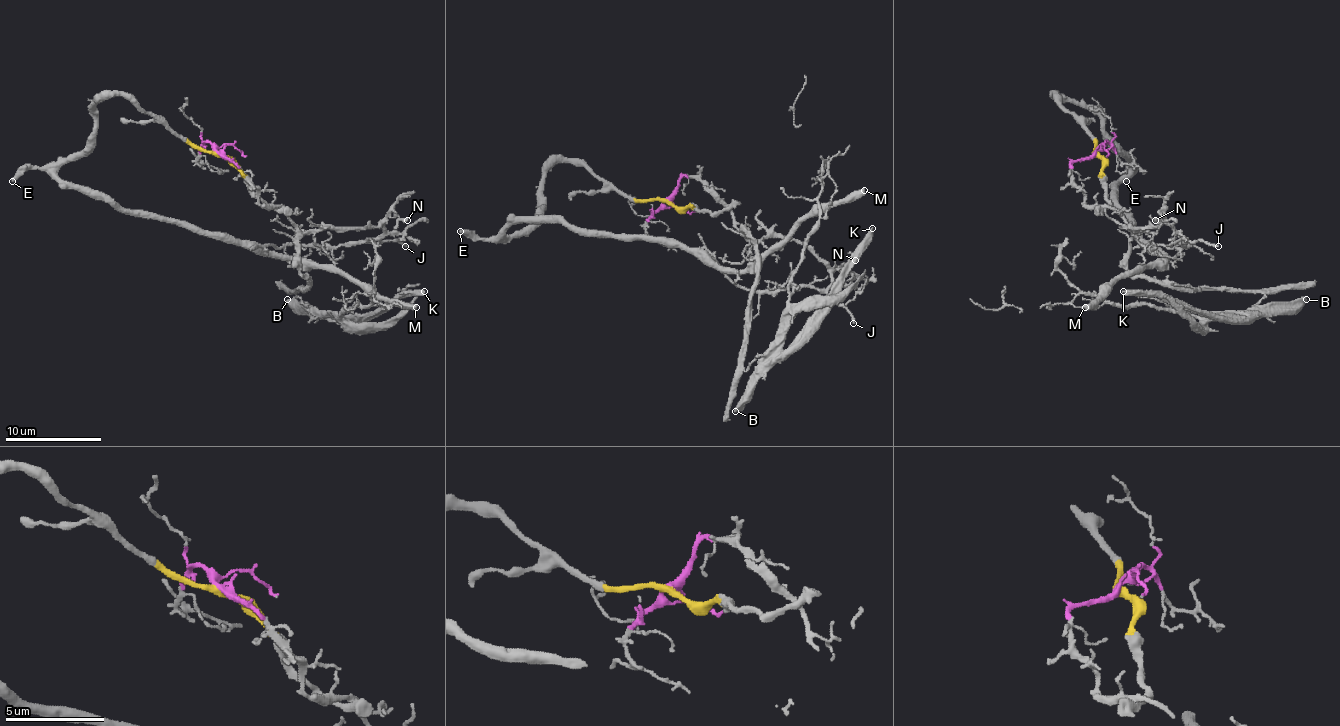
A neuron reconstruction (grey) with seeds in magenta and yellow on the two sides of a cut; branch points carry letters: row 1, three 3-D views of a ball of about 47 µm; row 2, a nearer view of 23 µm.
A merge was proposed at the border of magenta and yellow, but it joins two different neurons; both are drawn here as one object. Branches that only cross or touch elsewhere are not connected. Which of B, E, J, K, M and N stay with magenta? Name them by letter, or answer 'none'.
B, J, K, N

